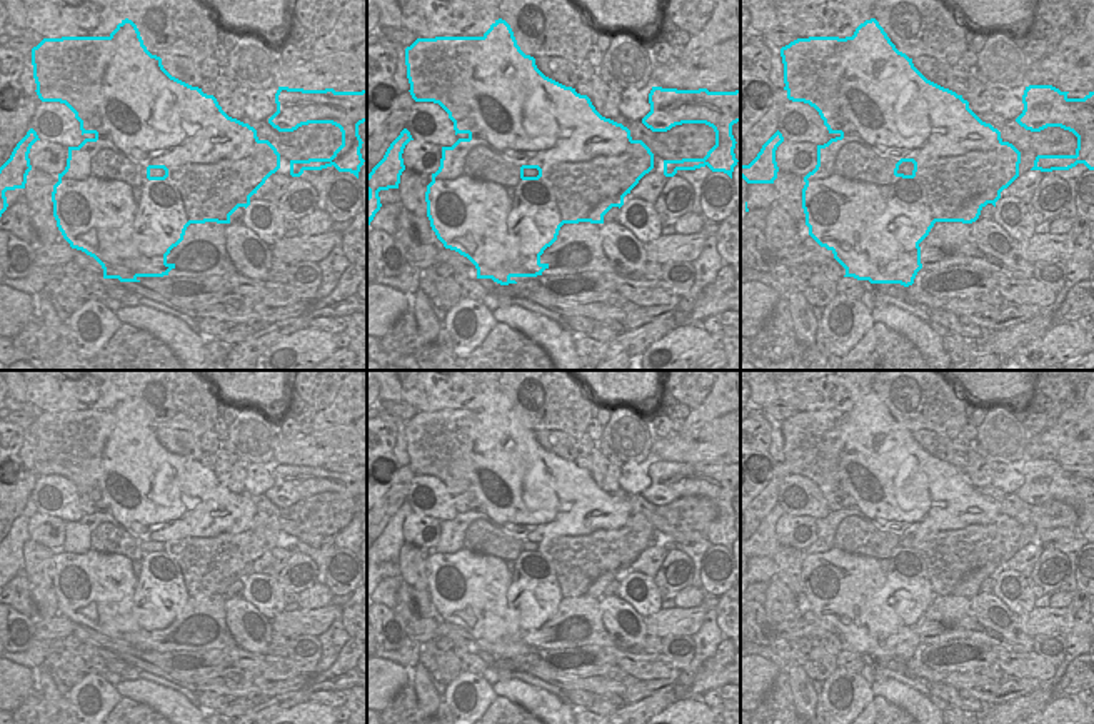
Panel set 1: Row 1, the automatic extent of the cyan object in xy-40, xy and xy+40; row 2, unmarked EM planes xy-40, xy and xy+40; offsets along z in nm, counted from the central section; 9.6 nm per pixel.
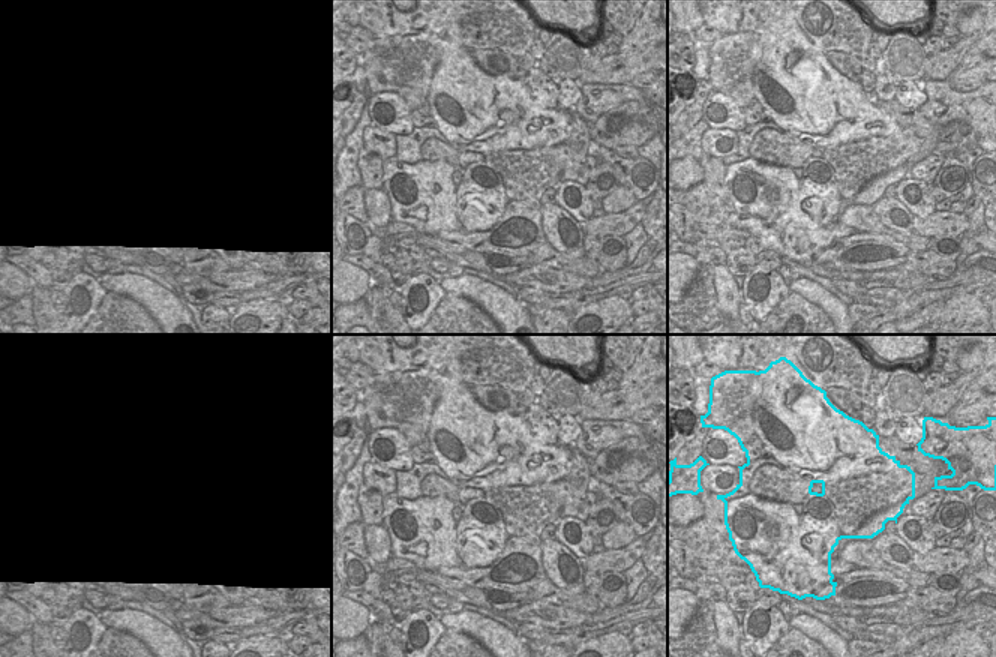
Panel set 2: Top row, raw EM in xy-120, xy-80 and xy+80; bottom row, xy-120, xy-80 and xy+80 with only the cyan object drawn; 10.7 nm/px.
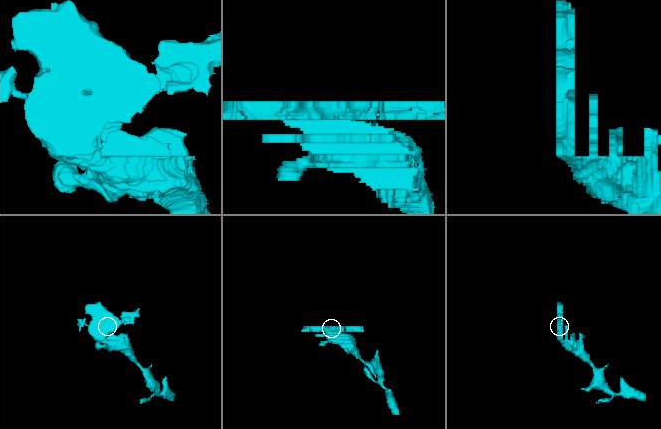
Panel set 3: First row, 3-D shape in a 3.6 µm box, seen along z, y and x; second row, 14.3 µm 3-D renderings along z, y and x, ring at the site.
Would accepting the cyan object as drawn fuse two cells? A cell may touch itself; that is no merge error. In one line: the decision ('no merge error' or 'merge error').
merge error

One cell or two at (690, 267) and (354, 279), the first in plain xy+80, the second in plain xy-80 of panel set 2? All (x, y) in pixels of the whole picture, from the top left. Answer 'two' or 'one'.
one

